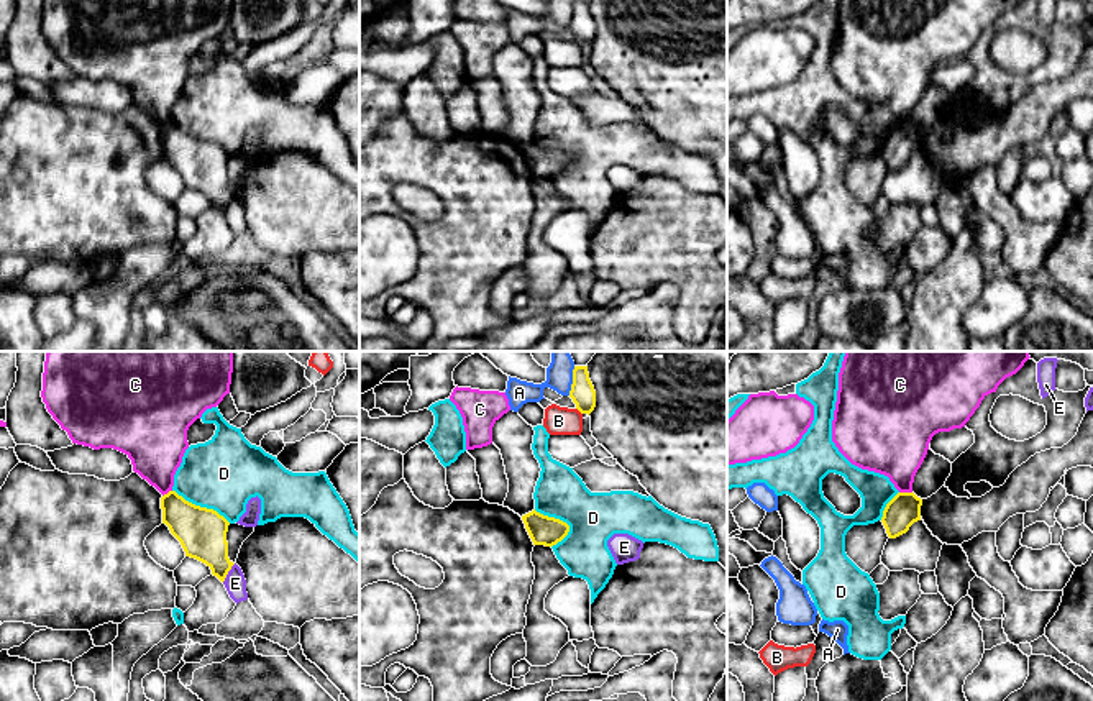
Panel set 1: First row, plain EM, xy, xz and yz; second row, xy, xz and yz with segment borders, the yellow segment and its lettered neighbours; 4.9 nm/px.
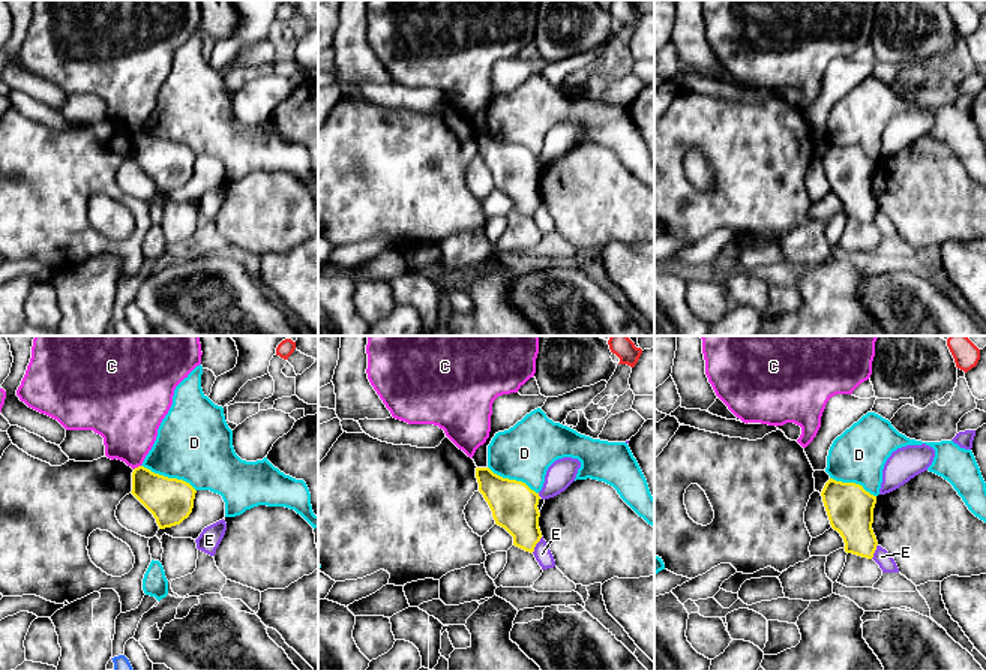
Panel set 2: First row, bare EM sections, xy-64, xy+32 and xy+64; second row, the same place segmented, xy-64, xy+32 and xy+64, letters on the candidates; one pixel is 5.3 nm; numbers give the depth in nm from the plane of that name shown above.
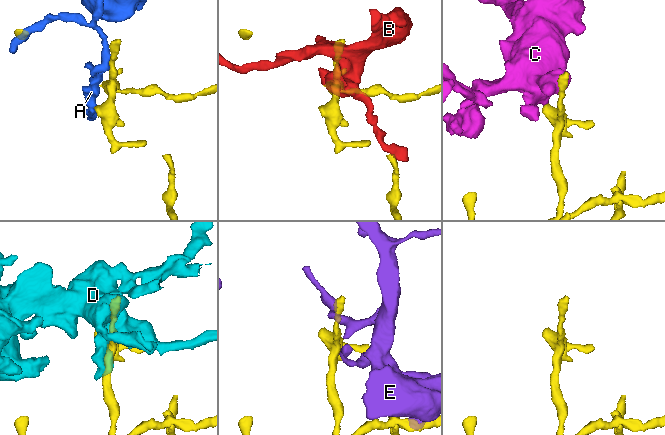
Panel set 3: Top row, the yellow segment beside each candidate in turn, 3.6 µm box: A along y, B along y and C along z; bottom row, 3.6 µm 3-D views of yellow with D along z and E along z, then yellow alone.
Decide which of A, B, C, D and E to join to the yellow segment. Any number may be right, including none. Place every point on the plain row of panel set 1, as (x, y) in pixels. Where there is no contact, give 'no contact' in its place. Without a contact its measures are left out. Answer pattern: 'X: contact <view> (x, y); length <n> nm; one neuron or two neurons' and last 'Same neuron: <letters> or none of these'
A: contact xz (573, 13); length 140 nm; two neurons
B: contact xz (578, 41); length 50 nm; two neurons
C: contact yz (906, 125); length 60 nm; two neurons
D: contact xz (553, 150); length 220 nm; two neurons
E: contact xy (227, 206); length 120 nm; two neurons
Same neuron: none of these

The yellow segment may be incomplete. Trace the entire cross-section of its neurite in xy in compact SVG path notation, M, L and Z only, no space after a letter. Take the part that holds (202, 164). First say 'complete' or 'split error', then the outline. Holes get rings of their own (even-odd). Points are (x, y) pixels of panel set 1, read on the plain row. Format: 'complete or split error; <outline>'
complete; M169 123L161 130L162 156L181 174L185 189L205 195L222 215L235 197L228 190L230 154L213 141L195 138Z

